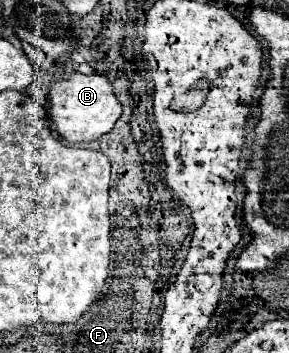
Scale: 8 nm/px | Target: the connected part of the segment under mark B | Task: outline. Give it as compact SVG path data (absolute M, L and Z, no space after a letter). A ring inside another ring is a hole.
M74 73L70 79L56 81L50 87L50 109L48 119L56 131L70 143L94 141L114 129L114 123L122 115L122 105L114 95L110 81L104 75L82 75Z

